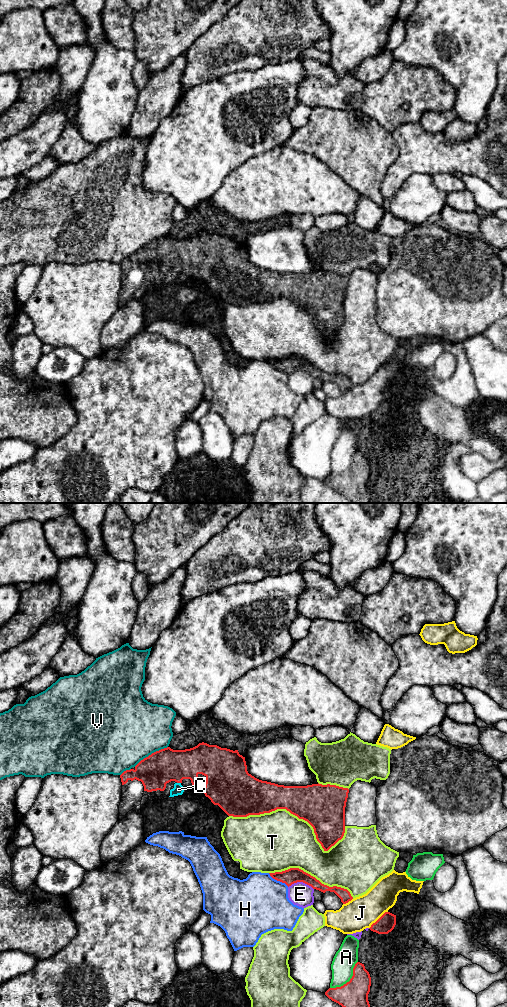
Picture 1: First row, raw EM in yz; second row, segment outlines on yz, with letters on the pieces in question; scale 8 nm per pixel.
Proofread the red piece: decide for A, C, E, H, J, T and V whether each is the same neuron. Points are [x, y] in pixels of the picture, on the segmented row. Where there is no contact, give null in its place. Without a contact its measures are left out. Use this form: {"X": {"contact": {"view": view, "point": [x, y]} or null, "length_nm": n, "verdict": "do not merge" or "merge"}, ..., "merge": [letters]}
{"A": {"contact": {"view": "yz", "point": [350, 980]}, "length_nm": 320, "verdict": "do not merge"}, "C": {"contact": {"view": "yz", "point": [179, 782]}, "length_nm": 30, "verdict": "merge"}, "E": {"contact": {"view": "yz", "point": [301, 881]}, "length_nm": 200, "verdict": "do not merge"}, "H": {"contact": {"view": "yz", "point": [278, 880]}, "length_nm": 200, "verdict": "do not merge"}, "J": {"contact": {"view": "yz", "point": [378, 919]}, "length_nm": 200, "verdict": "do not merge"}, "T": {"contact": {"view": "yz", "point": [293, 814]}, "length_nm": 950, "verdict": "do not merge"}, "V": {"contact": {"view": "yz", "point": [151, 754]}, "length_nm": 320, "verdict": "do not merge"}, "merge": ["C"]}

